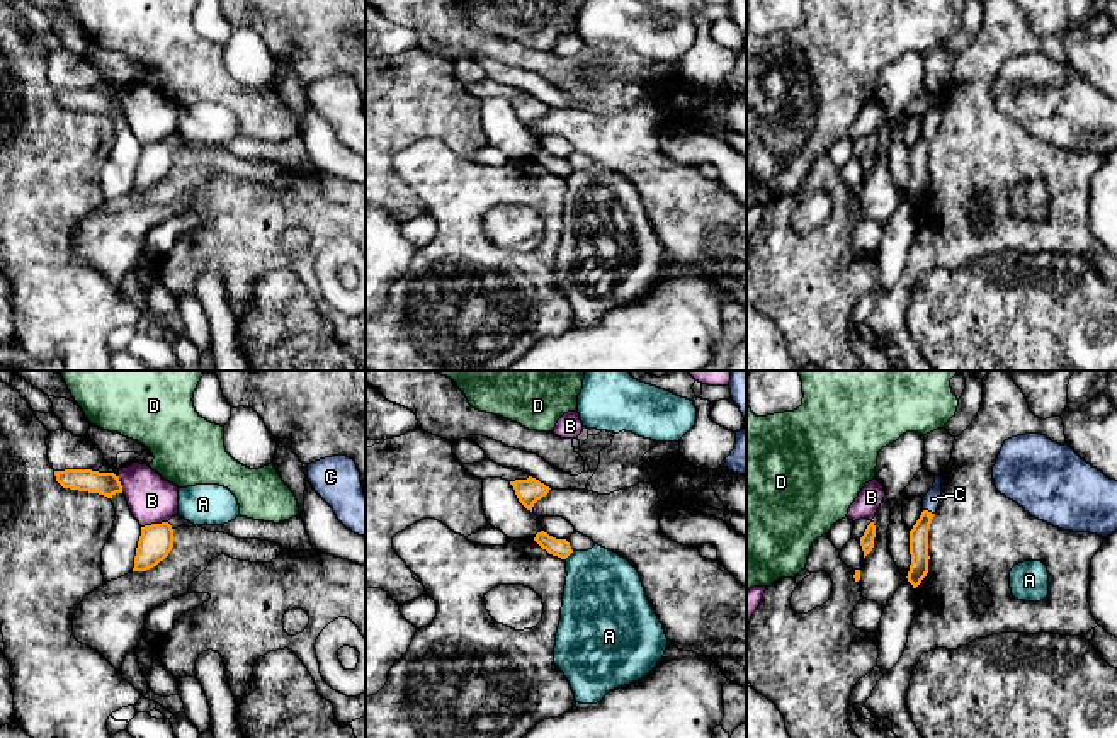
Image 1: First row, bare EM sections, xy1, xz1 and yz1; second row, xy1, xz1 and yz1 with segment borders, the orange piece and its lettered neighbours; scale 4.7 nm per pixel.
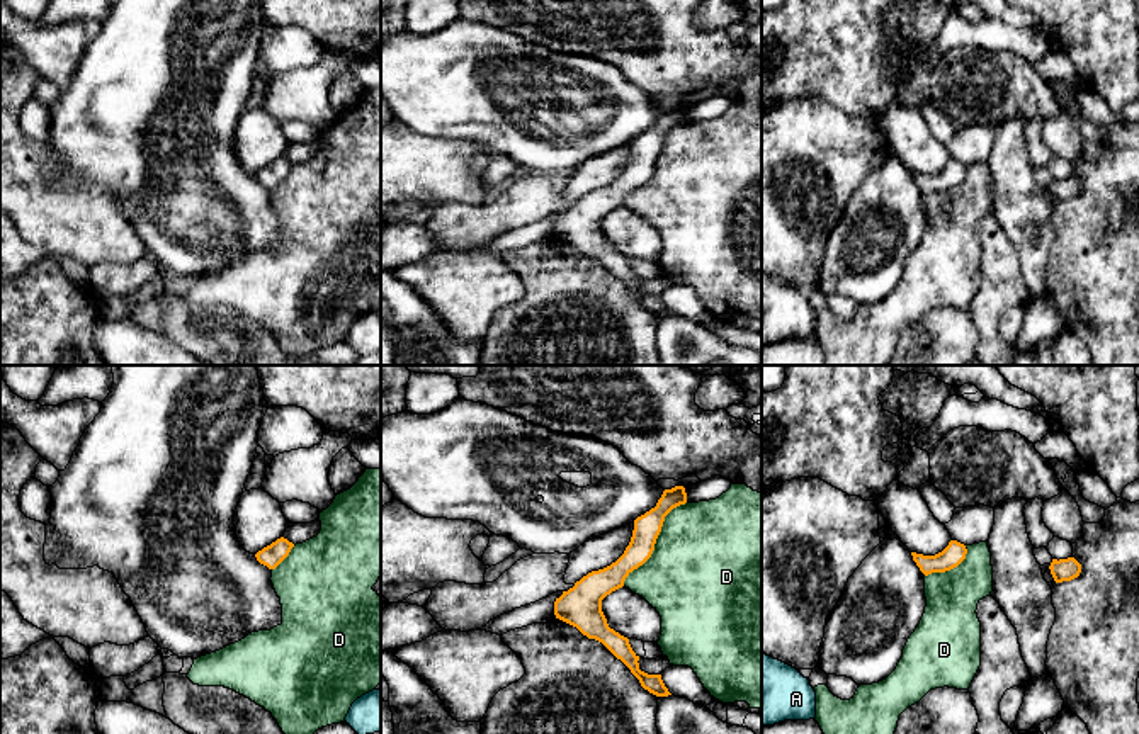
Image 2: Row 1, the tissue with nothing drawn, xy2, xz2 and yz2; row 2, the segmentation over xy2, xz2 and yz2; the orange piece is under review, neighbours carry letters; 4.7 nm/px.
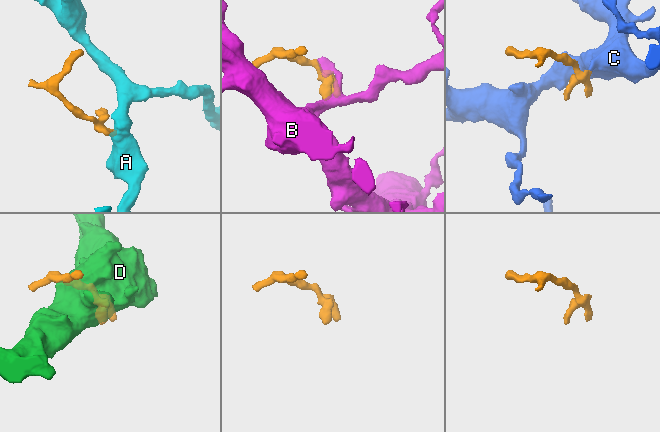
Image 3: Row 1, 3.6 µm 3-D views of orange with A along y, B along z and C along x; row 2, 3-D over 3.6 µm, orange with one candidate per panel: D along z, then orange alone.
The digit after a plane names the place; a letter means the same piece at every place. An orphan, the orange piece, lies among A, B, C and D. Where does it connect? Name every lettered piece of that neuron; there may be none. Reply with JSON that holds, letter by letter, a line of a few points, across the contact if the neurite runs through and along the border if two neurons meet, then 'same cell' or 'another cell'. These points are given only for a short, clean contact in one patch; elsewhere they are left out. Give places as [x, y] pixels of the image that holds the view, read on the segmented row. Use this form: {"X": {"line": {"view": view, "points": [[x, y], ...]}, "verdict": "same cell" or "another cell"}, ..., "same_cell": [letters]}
{"A": {"line": {"view": "xz1", "points": [[573, 551], [565, 560]]}, "verdict": "another cell"}, "B": {"line": {"view": "xy1", "points": [[167, 521], [141, 527]]}, "verdict": "another cell"}, "C": {"line": {"view": "yz1", "points": [[918, 536], [927, 510], [932, 499]]}, "verdict": "same cell"}, "D": {"verdict": "another cell"}, "same_cell": ["C"]}

